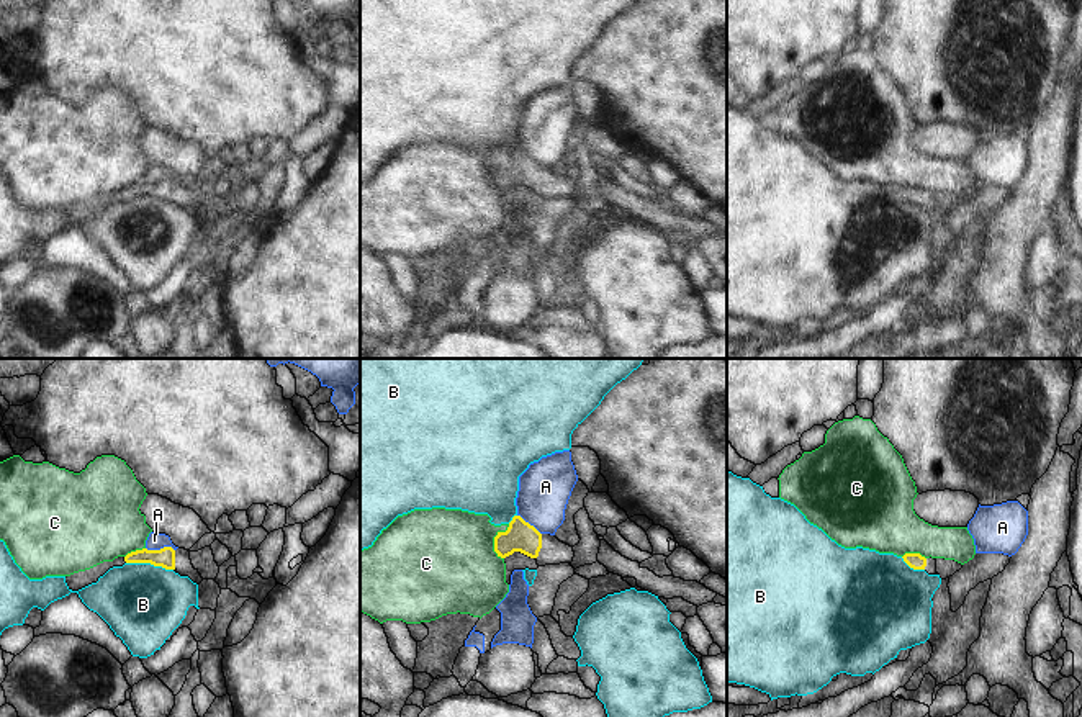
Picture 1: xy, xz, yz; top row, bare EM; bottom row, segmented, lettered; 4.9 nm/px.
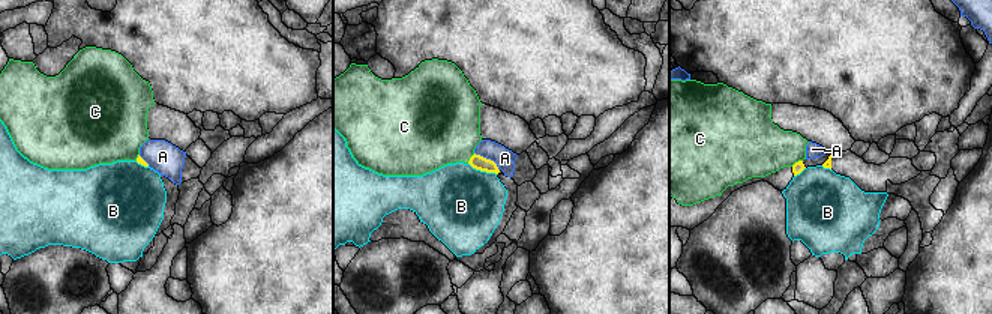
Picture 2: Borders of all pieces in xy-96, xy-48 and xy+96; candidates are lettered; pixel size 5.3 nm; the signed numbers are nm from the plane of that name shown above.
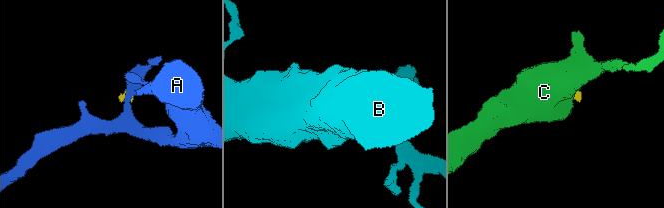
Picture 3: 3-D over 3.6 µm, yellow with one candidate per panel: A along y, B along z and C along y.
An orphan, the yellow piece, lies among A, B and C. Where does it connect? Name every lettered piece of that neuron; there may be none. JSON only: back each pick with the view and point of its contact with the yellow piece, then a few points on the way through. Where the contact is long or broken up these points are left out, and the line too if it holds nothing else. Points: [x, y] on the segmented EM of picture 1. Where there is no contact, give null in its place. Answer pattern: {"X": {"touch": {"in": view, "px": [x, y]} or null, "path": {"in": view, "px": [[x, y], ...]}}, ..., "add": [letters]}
{"add": []}

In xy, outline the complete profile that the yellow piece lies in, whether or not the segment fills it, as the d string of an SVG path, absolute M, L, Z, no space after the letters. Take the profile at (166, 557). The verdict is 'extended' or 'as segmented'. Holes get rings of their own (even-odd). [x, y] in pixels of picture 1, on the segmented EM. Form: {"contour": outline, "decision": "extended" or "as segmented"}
{"contour": "M164 547L160 550L142 548L131 552L126 557L118 557L113 561L103 561L90 570L65 576L65 583L69 589L79 591L92 583L97 583L98 578L103 576L110 568L123 566L124 563L151 563L165 570L175 570L180 576L188 576L196 584L203 581L198 570L195 570L192 565L188 550Z", "decision": "extended"}

